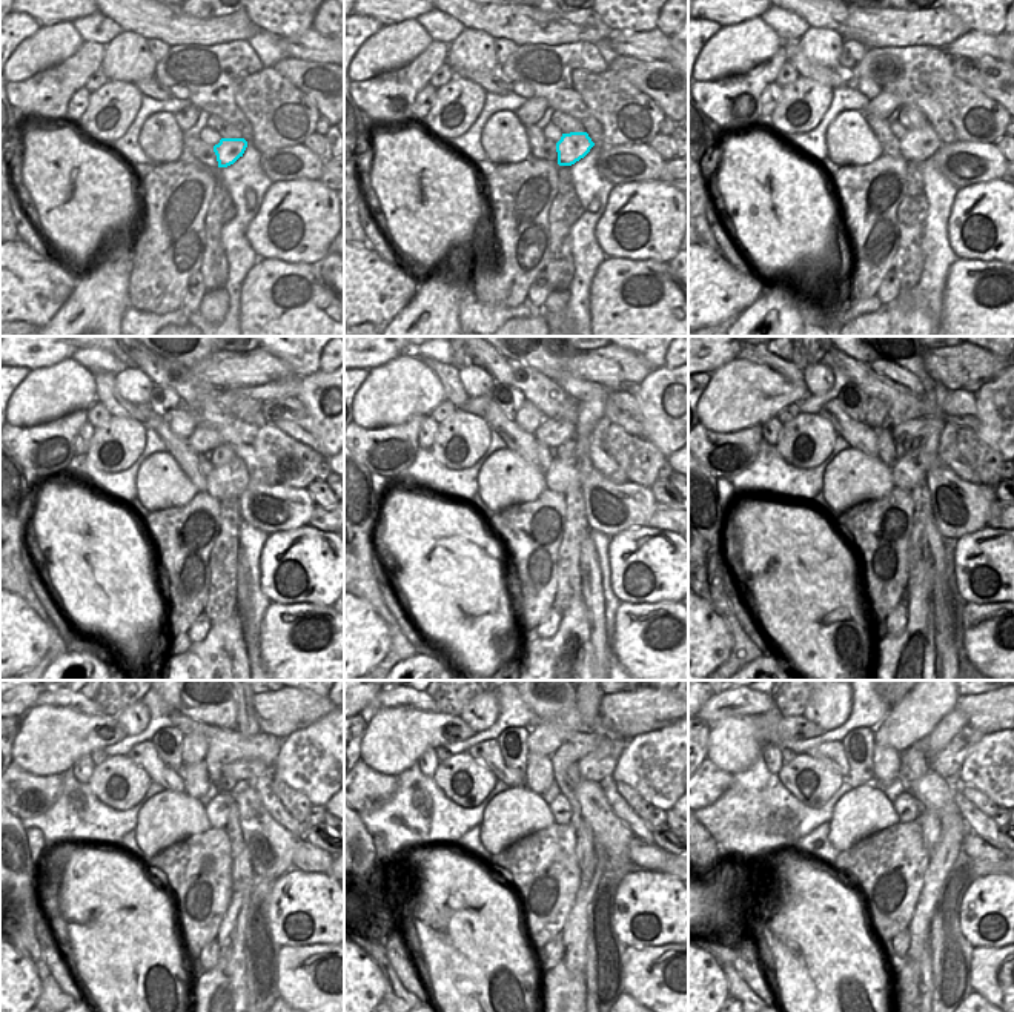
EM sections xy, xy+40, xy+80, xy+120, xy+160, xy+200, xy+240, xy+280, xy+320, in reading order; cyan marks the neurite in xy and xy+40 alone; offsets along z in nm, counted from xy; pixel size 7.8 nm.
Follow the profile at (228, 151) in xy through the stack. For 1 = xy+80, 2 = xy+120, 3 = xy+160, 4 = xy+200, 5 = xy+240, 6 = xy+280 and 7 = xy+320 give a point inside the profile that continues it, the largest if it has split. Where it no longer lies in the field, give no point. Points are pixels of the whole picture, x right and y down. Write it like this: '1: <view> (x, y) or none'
1: xy+80 (917, 145)
2: xy+120 (229, 481)
3: xy+160 (564, 472)
4: xy+200 (908, 469)
5: xy+240 (217, 810)
6: xy+280 (560, 808)
7: xy+320 (905, 806)

